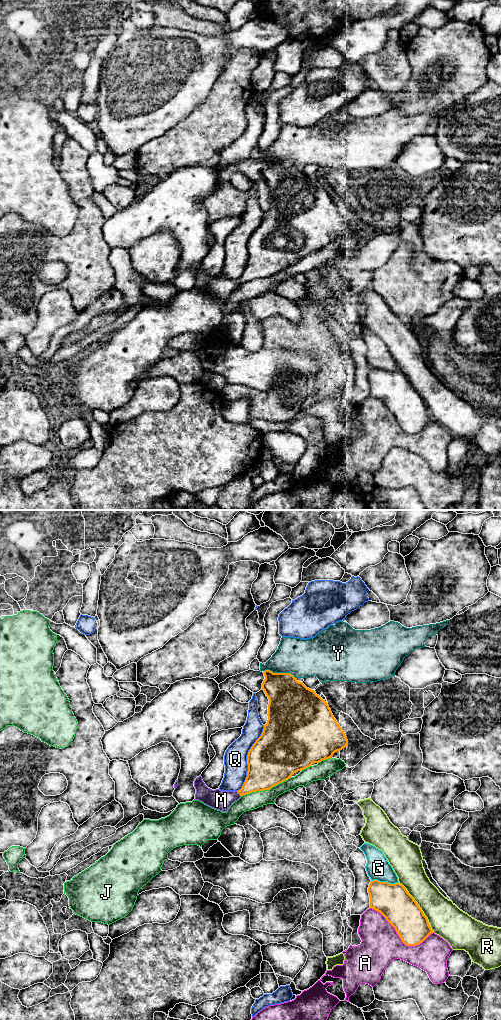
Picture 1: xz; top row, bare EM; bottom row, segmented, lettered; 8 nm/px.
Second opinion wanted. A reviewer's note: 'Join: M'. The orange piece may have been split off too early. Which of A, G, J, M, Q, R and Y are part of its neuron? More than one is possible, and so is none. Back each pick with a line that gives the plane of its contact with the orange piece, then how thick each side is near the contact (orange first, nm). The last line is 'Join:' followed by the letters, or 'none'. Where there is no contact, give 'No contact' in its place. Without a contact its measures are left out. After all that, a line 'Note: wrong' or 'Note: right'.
M: Touches orange in xz. Thickness 260 nm (orange) against 160 nm
Join: M
Note: right

